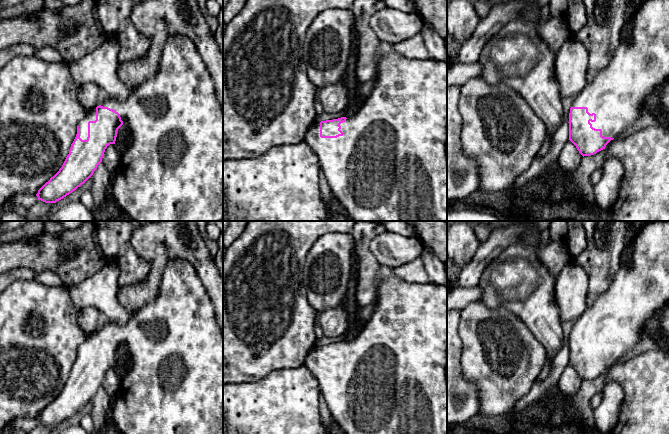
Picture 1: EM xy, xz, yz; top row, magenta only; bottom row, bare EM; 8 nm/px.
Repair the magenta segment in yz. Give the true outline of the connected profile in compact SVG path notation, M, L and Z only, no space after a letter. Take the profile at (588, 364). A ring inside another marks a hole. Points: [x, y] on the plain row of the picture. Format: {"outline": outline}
{"outline": "M651 221L645 225L639 234L631 242L629 250L624 251L620 259L618 271L612 276L609 288L601 294L591 307L587 307L585 312L577 319L571 327L569 337L569 364L576 370L579 377L584 380L594 379L605 373L606 369L614 362L627 356L631 349L638 342L640 335L646 332L646 323L656 315L658 309L664 309L669 304L669 221Z"}

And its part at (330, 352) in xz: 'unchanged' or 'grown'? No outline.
grown

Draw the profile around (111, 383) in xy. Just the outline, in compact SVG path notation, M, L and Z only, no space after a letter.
M110 368L105 373L104 380L102 382L102 387L106 390L107 394L111 398L114 398L114 396L119 390L120 383L121 379L117 376L115 369Z

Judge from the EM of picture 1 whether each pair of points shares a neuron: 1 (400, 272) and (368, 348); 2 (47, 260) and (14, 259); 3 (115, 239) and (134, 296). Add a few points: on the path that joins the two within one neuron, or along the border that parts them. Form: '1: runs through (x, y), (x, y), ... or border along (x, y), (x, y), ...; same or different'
1: border along (393, 268), (393, 272), (399, 278), (421, 283); different
2: runs through (39, 259), (22, 259); same
3: border along (149, 270), (149, 273), (142, 281), (119, 287); different

